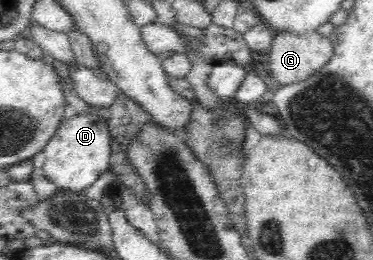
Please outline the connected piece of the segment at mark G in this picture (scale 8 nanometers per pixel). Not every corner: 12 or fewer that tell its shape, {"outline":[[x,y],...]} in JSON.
{"outline":[[277,32],[263,64],[273,85],[305,81],[332,41],[318,32]]}

